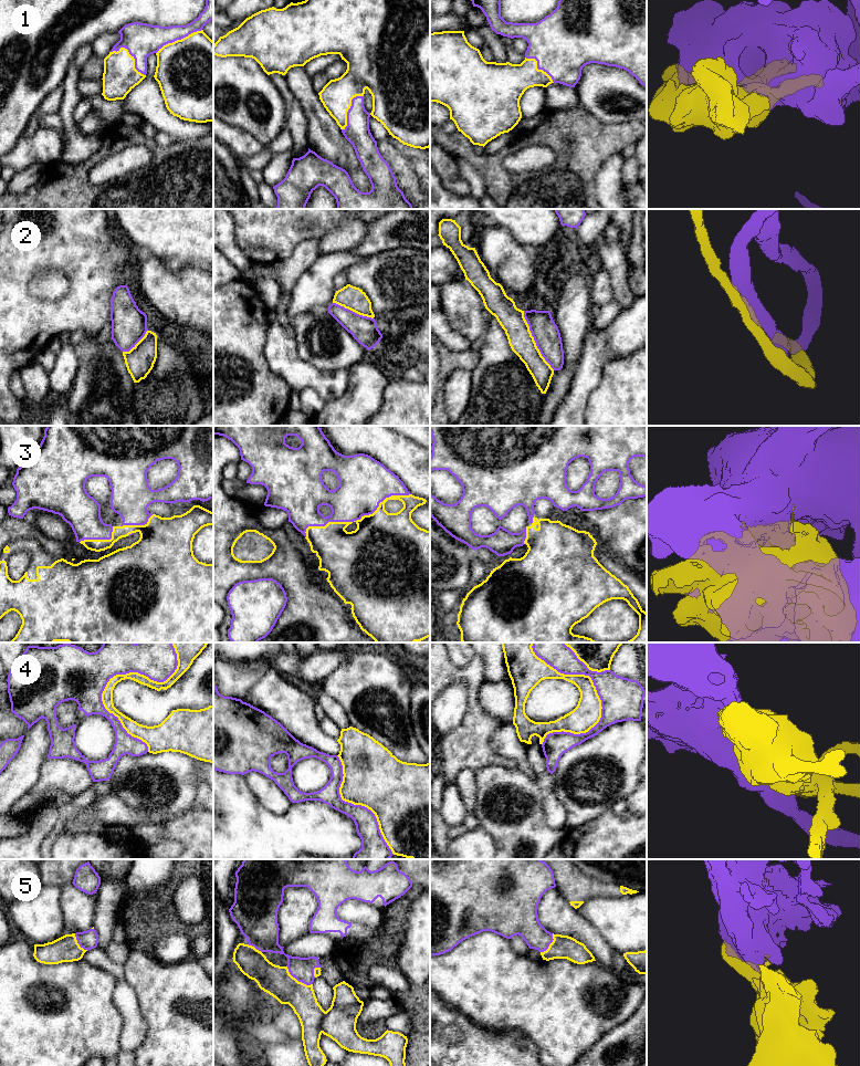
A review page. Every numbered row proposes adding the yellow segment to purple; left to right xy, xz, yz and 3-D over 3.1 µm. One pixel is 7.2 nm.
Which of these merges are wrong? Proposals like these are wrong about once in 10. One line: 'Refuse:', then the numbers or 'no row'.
Refuse: no row

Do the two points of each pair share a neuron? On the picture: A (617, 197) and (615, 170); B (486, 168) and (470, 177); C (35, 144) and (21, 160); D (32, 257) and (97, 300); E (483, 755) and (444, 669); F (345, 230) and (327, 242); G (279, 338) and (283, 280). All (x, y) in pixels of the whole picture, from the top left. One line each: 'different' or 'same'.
A: same
B: different
C: same
D: same
E: same
F: same
G: different

